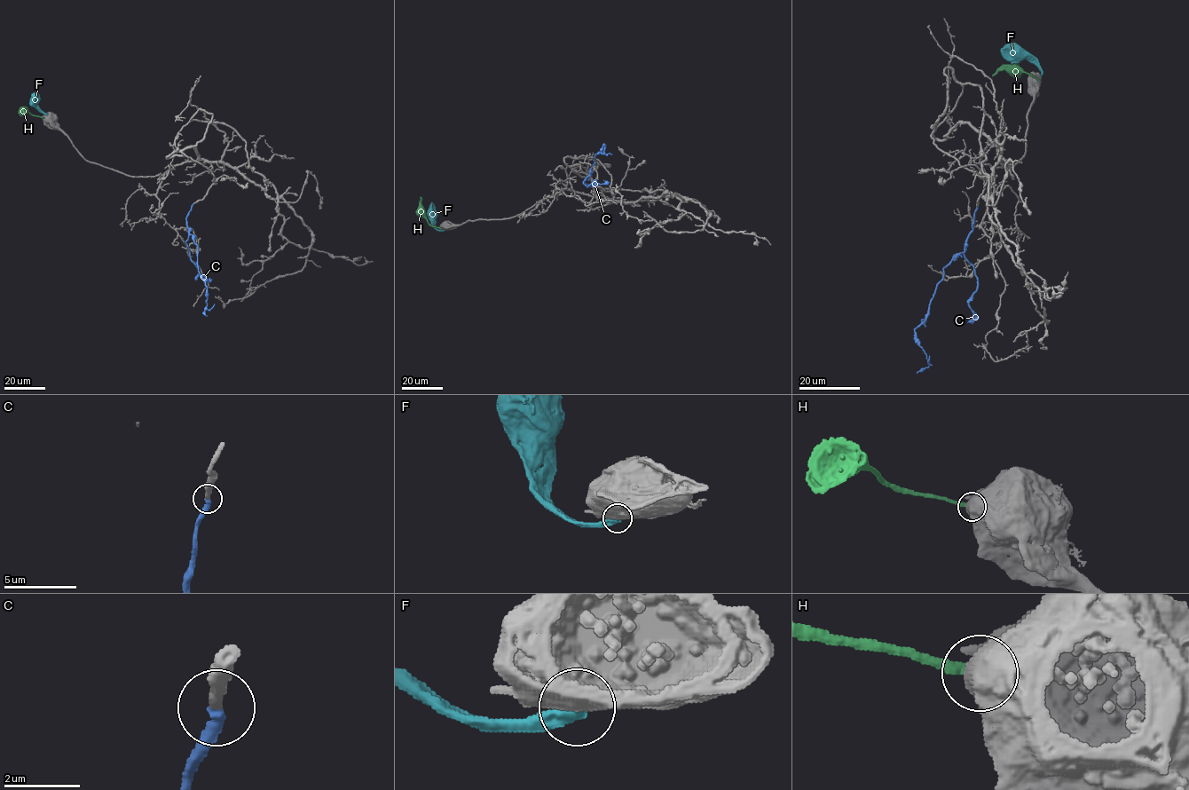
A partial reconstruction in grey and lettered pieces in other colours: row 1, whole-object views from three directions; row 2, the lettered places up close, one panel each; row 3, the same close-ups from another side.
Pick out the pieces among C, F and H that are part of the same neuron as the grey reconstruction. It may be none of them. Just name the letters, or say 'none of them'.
C

